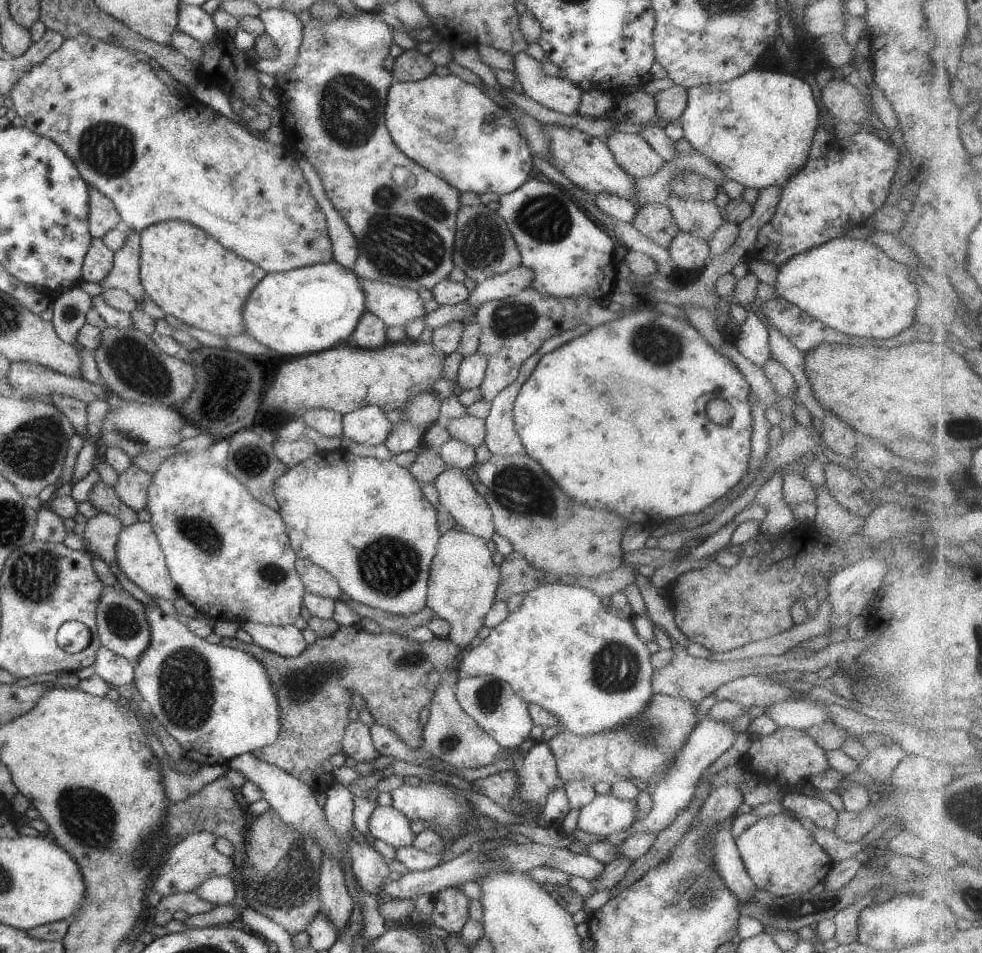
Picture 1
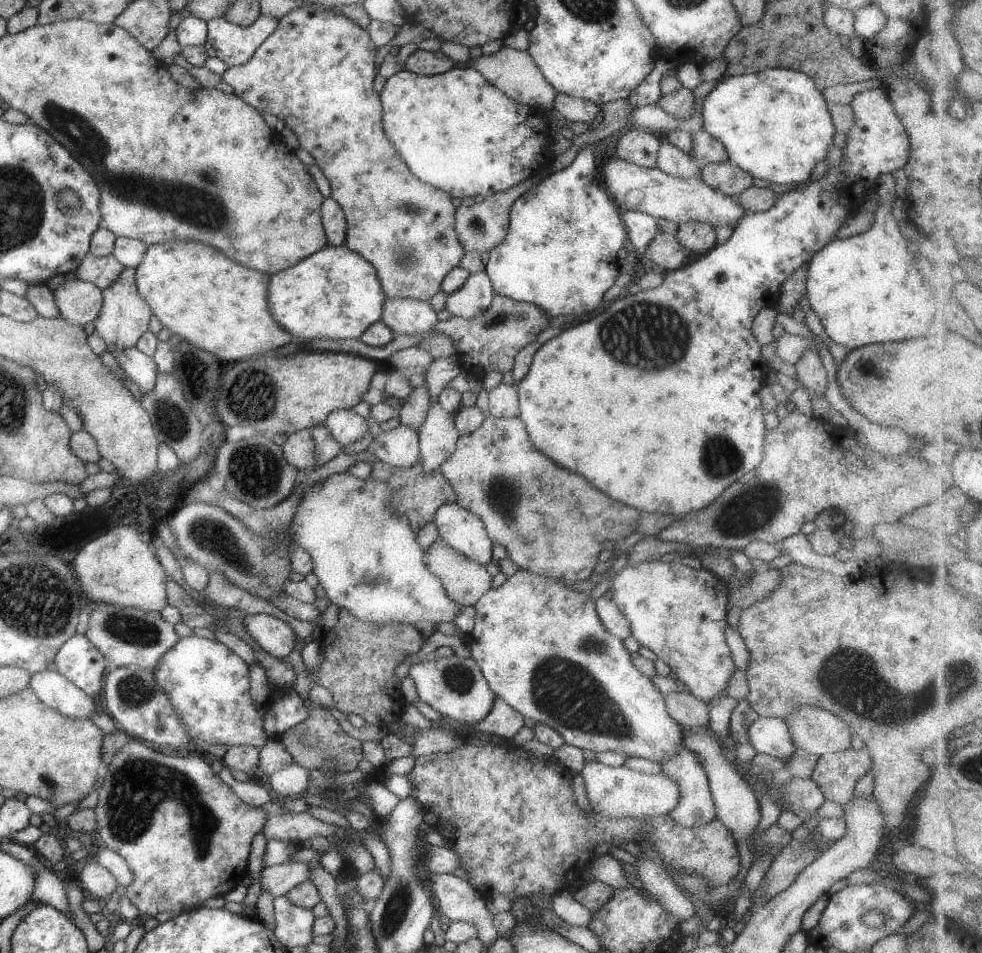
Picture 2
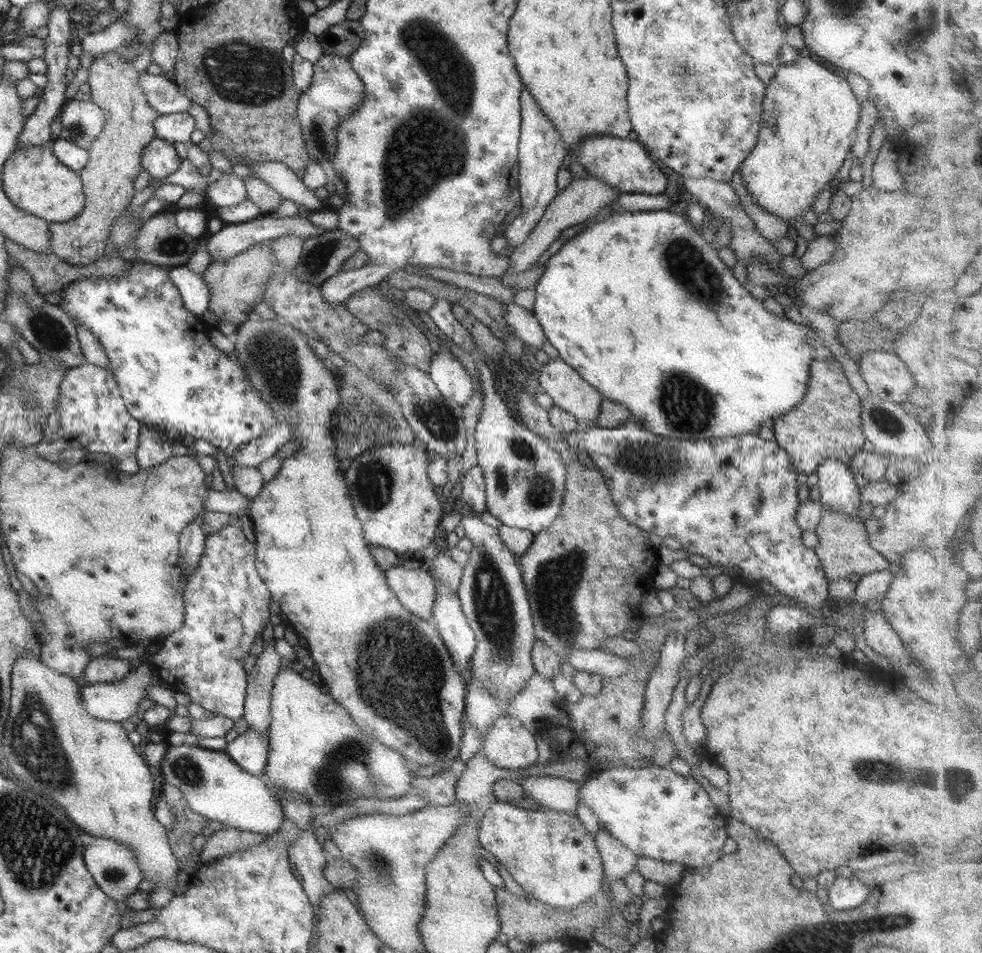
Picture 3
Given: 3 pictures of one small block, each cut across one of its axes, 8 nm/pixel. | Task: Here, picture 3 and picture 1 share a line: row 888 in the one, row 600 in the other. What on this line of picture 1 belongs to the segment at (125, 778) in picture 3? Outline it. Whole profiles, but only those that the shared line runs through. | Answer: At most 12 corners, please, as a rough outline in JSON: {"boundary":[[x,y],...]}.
{"boundary":[[151,525],[122,527],[118,569],[147,596],[180,596]]}

